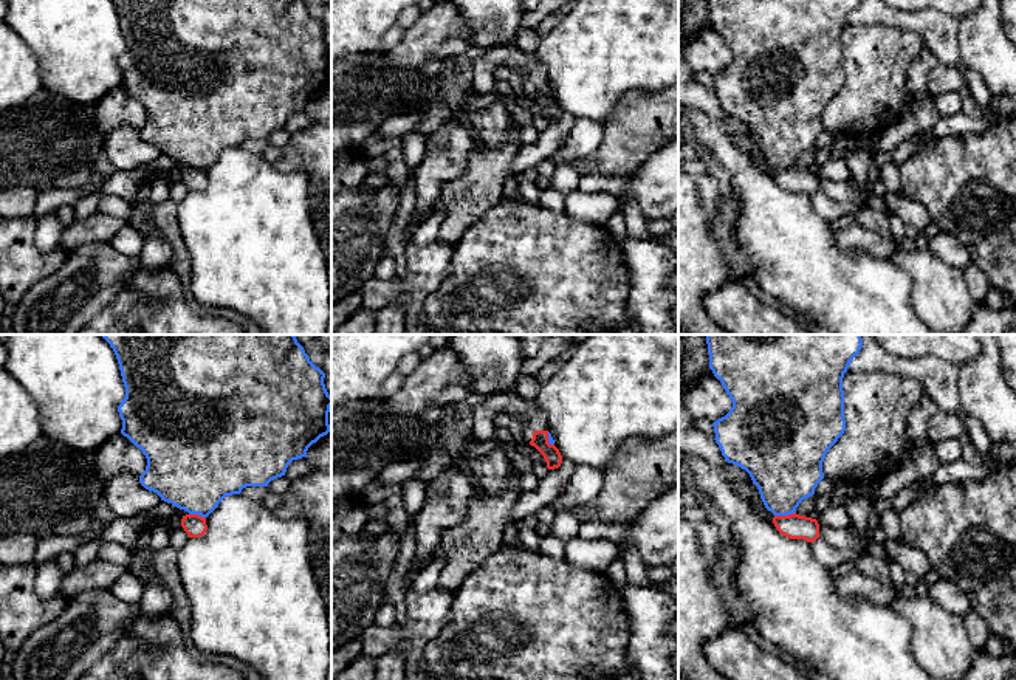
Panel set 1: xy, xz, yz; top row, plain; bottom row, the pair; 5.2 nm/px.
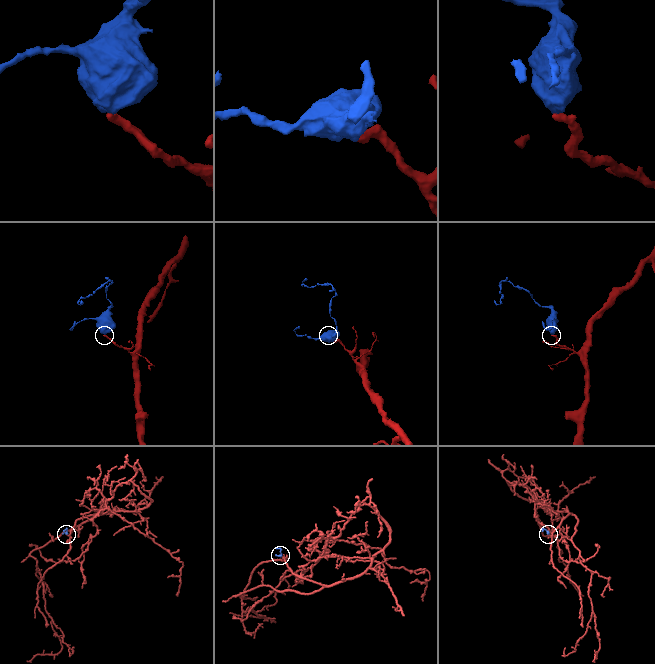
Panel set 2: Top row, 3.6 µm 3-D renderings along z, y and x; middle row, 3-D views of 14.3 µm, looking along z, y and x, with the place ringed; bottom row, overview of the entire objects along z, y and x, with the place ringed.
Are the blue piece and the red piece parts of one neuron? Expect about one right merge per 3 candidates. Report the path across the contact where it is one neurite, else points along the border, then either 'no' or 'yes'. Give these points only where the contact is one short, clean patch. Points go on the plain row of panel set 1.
border along yz (795, 164), (786, 169), (775, 169); no

